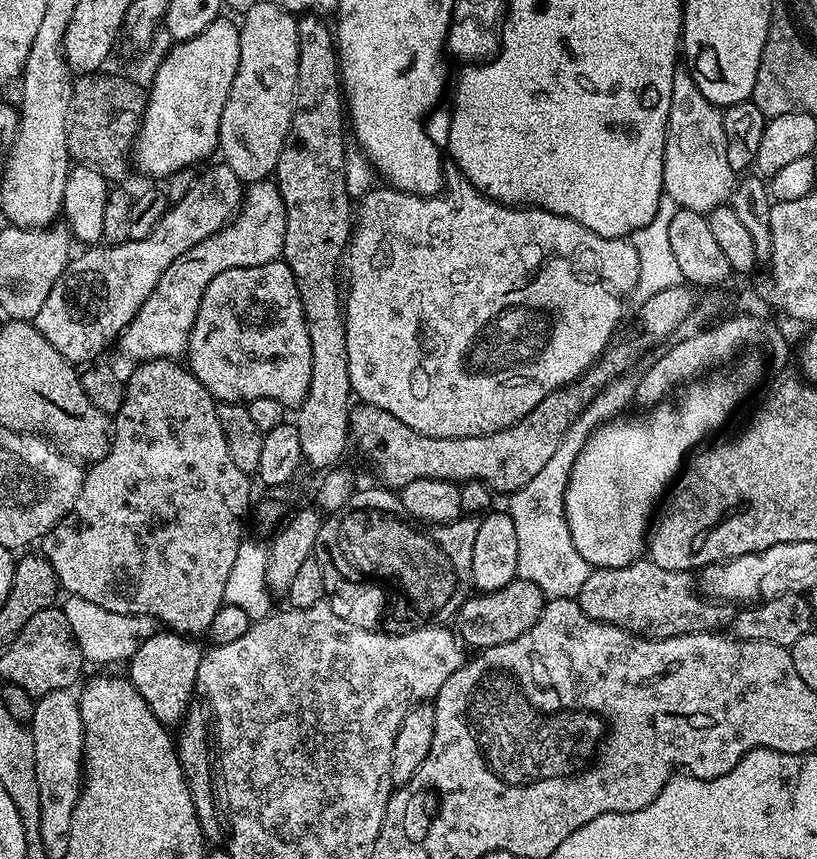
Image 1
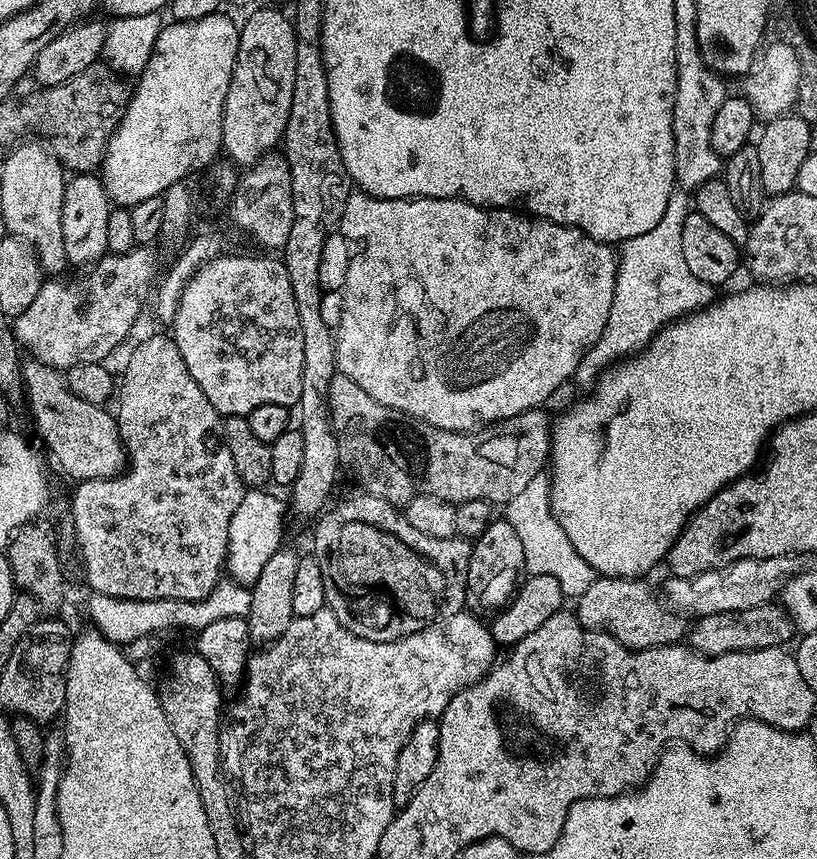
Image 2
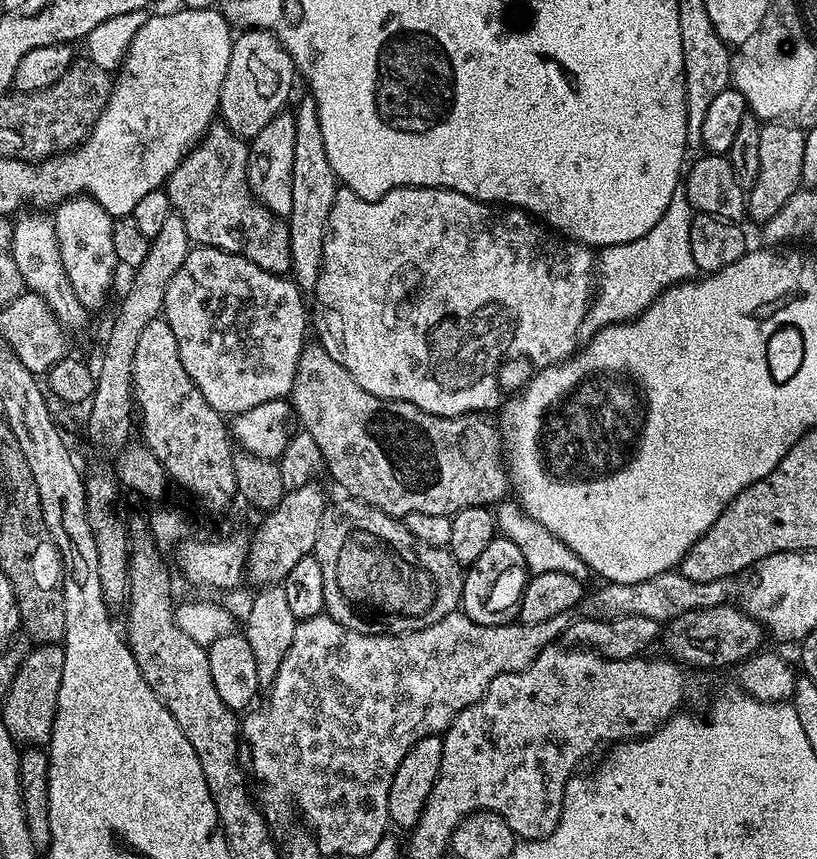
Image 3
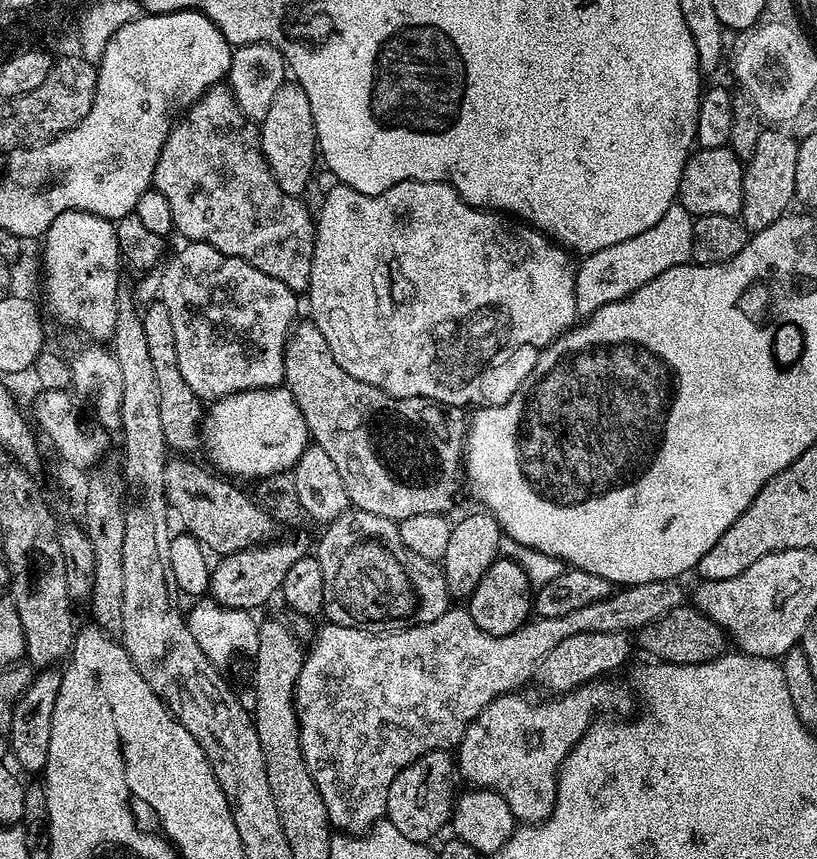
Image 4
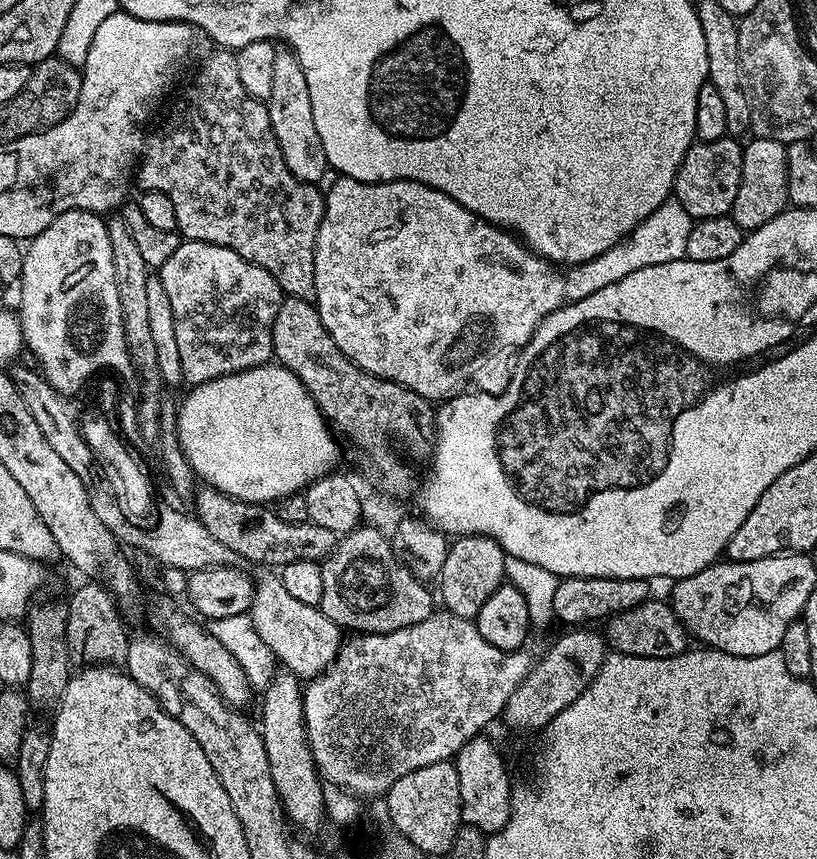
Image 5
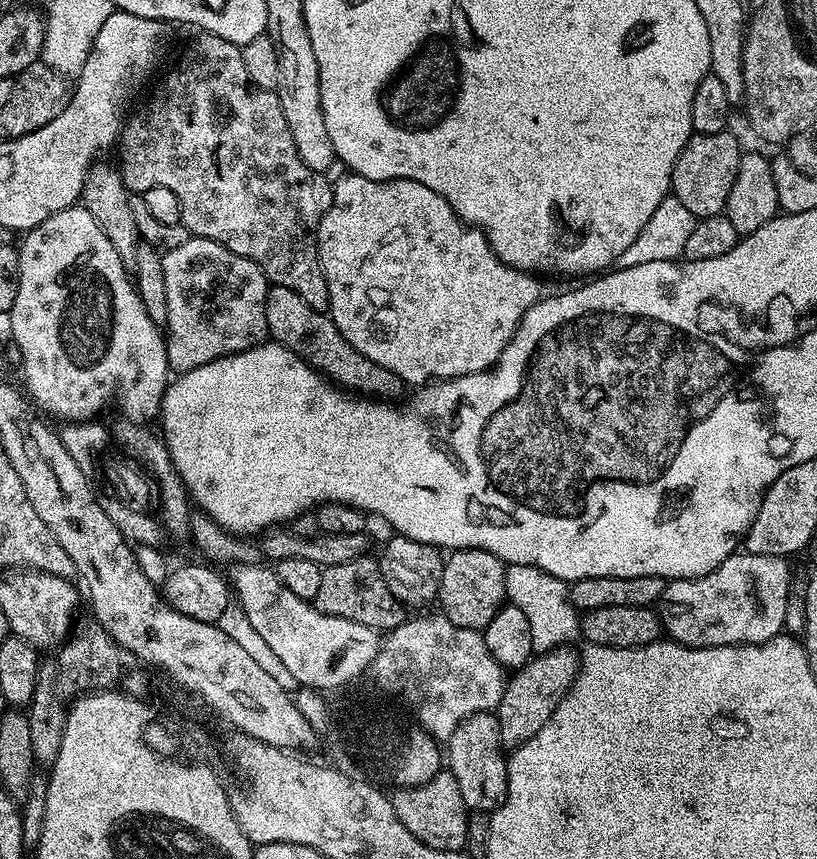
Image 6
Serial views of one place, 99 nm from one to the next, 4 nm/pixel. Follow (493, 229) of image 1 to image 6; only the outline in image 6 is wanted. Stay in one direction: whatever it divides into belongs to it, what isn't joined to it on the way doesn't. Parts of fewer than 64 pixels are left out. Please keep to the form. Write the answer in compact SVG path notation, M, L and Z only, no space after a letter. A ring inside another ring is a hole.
M344 174L340 181L338 179L335 181L330 210L326 210L316 232L316 249L320 255L322 274L328 287L328 312L338 330L346 338L346 342L350 342L350 346L354 346L358 354L366 354L370 362L378 362L378 366L386 366L390 374L398 374L398 378L408 386L412 384L427 386L433 382L454 380L458 376L469 376L491 369L500 359L502 350L510 342L512 335L518 330L526 310L530 310L530 306L534 306L542 298L540 284L536 281L539 279L533 273L510 268L501 262L483 232L471 224L465 224L458 218L458 214L454 214L450 202L446 202L442 194L434 194L430 186L422 186L422 182L418 180L399 178L371 180L365 176Z

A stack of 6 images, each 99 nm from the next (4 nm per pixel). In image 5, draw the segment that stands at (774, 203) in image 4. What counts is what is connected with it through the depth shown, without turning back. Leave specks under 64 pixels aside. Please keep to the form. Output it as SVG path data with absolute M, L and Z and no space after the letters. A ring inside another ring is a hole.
M757 136L743 145L742 182L738 182L738 195L734 197L734 206L730 213L732 221L745 233L750 233L758 226L766 226L770 218L774 218L789 207L788 171L786 170L786 154L788 149L781 140Z

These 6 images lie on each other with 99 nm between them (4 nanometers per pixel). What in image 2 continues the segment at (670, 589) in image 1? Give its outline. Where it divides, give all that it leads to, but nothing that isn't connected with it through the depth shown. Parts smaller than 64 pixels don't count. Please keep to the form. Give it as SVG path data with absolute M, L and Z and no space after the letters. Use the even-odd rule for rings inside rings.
M597 575L586 594L575 597L574 611L578 622L592 632L605 632L622 646L634 650L661 648L667 644L679 644L685 639L690 624L681 613L668 607L667 603L647 584L647 579L630 576Z

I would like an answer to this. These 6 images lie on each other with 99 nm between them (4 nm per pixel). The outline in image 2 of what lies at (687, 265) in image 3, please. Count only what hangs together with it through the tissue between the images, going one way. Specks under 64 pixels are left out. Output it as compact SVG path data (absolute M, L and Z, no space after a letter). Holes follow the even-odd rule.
M685 189L672 190L665 213L653 230L621 243L618 250L614 302L610 302L610 318L602 326L602 334L580 360L575 383L591 386L613 364L645 349L656 333L682 316L707 308L715 299L715 287L695 277L683 257L683 223L692 211L692 202Z

